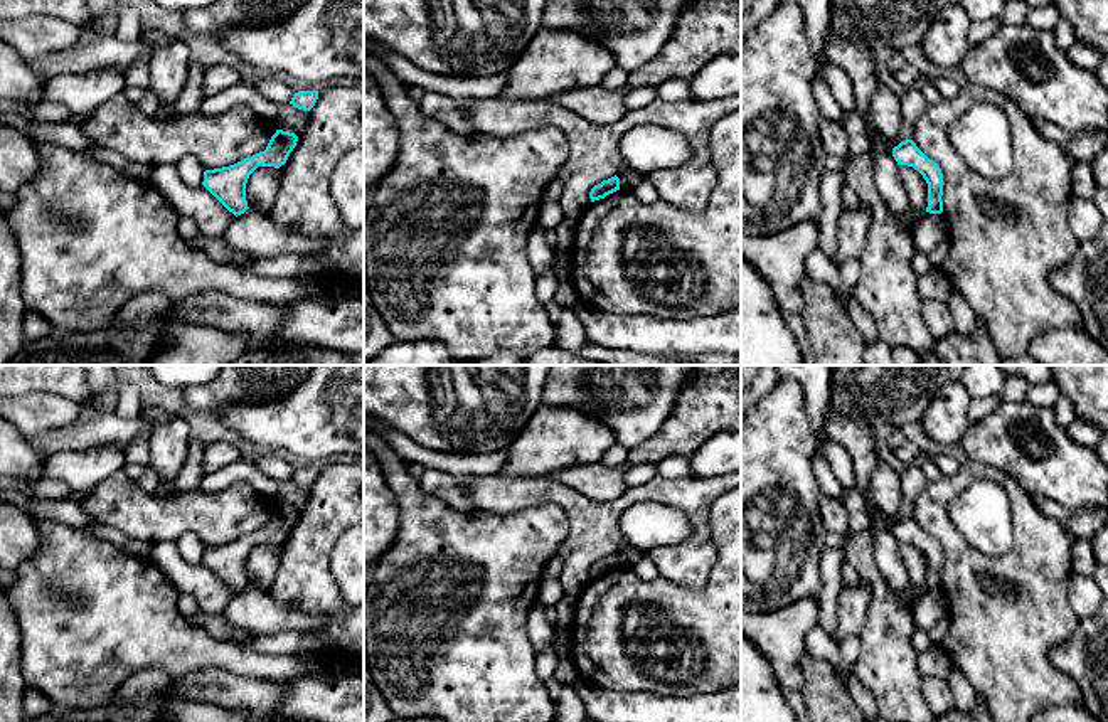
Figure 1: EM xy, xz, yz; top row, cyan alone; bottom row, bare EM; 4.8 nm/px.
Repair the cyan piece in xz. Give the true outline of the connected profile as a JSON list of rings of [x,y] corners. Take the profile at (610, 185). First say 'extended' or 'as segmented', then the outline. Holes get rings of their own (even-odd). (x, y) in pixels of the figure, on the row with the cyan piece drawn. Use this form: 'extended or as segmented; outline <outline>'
as segmented; outline [[[615,175],[601,183],[594,185],[589,192],[591,202],[605,199],[606,195],[620,190],[620,178]]]

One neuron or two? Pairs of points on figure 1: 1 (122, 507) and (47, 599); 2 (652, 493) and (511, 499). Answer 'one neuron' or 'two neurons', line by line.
1: two neurons
2: one neuron

